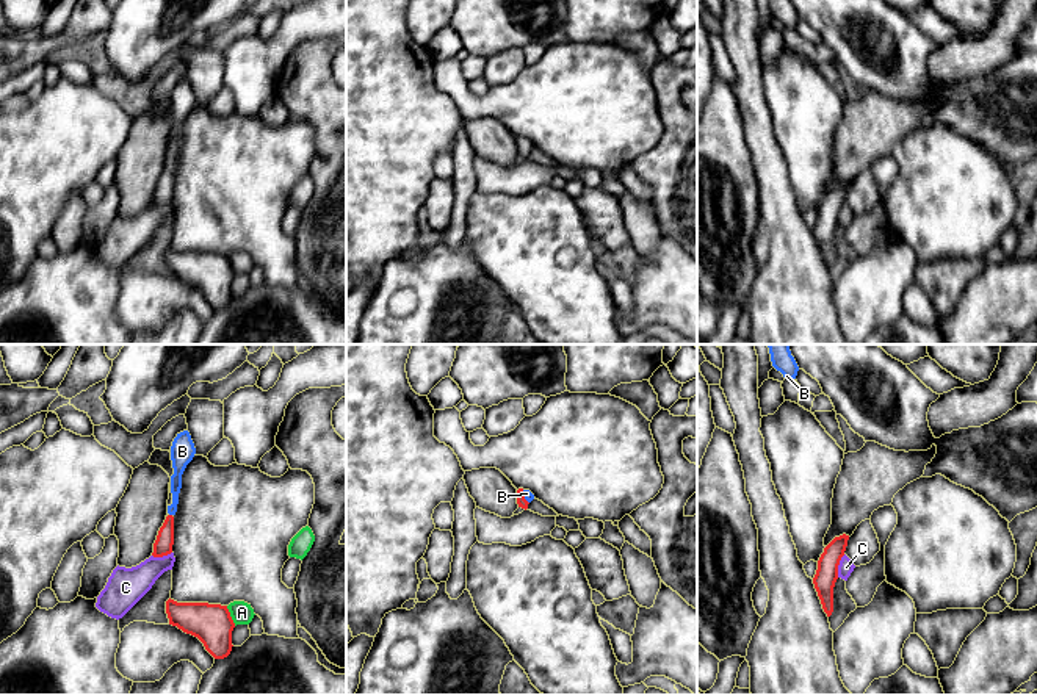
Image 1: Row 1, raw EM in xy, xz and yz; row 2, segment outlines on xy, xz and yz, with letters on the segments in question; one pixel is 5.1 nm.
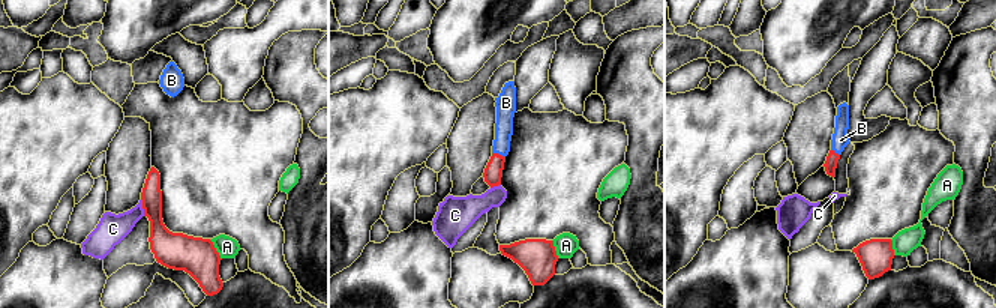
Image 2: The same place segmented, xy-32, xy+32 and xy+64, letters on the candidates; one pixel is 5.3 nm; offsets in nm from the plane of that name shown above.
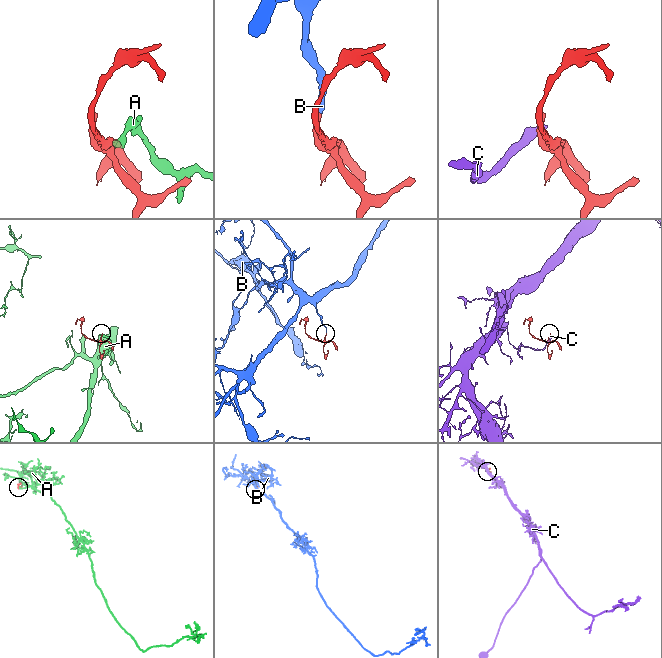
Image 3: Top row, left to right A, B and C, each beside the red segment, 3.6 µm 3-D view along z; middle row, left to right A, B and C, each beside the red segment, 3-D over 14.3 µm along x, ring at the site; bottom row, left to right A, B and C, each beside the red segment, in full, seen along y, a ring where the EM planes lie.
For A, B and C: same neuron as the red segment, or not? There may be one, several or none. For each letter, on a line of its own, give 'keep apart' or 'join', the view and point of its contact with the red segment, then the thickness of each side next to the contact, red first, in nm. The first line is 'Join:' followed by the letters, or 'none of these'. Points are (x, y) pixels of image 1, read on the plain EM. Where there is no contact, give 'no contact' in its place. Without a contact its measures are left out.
Join: B
A: keep apart; meets red in xy at (229, 265); 200 nm thick on the red side, 120 nm on the other
B: join; meets red in xz at (523, 146); 50 nm thick on the red side, 50 nm on the other
C: keep apart; meets red in yz at (838, 213); 120 nm thick on the red side, 80 nm on the other

